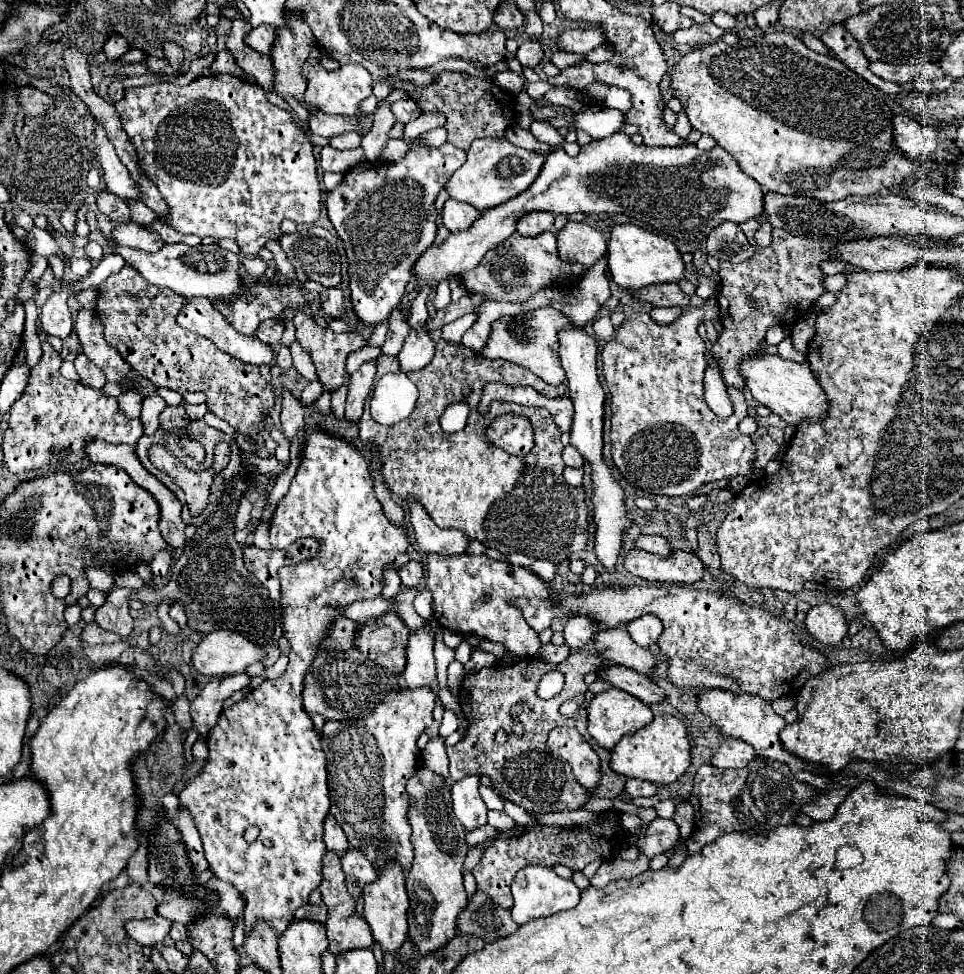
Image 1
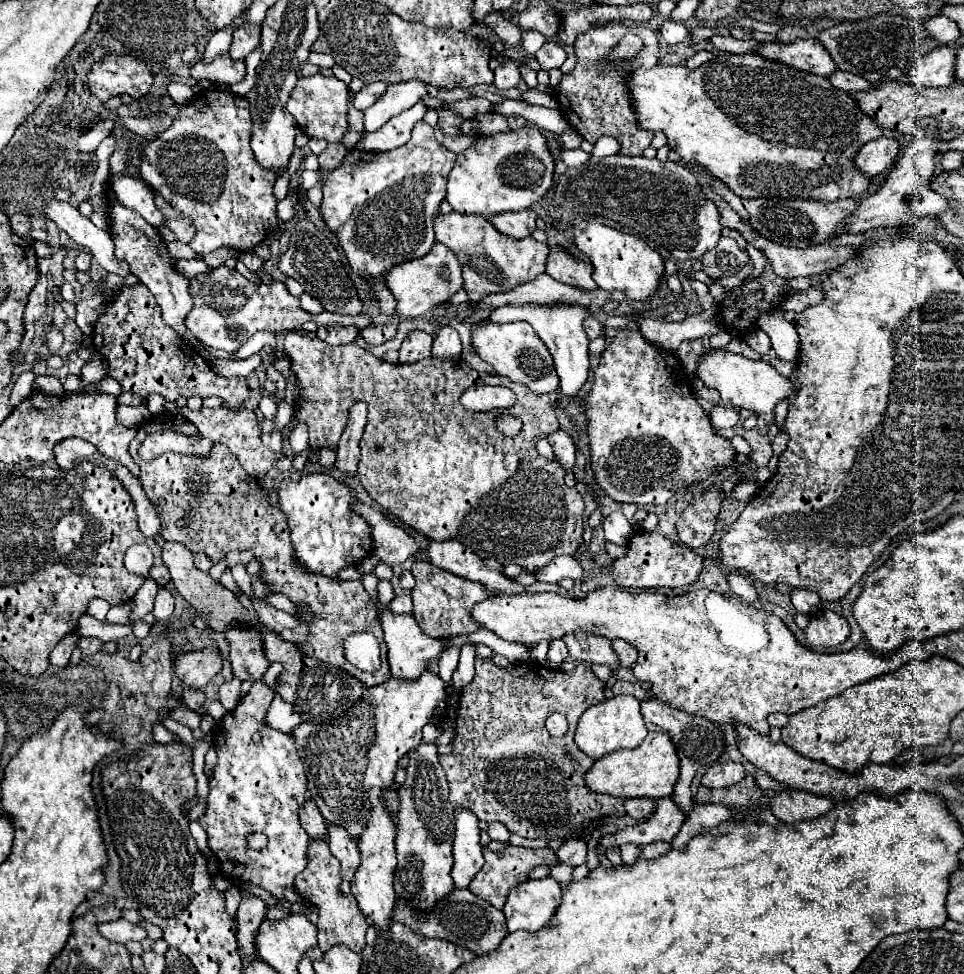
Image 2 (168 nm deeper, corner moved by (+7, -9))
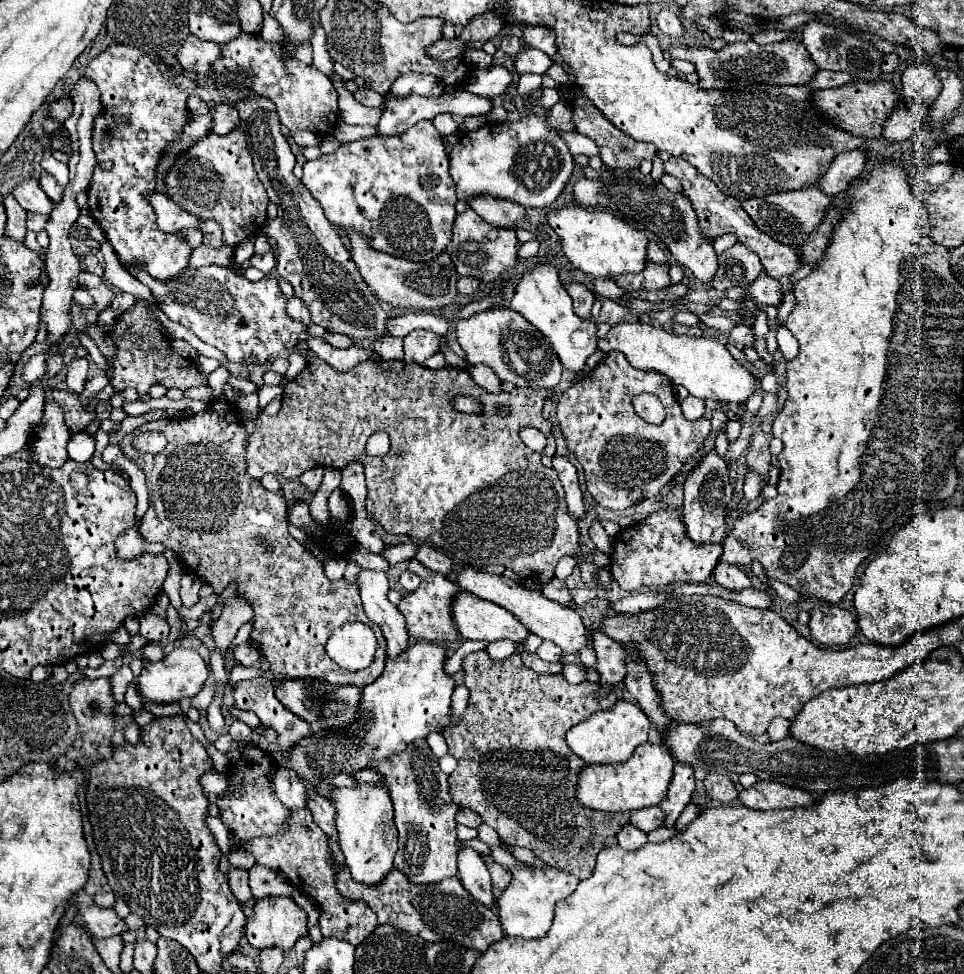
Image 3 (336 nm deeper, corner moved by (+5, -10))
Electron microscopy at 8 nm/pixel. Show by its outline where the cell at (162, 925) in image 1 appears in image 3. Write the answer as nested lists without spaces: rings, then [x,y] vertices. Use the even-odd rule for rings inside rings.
[[[78,904],[78,912],[84,924],[88,926],[88,930],[98,938],[110,938],[128,930],[124,920],[118,918],[112,908],[100,908],[96,904],[90,904],[90,906]]]

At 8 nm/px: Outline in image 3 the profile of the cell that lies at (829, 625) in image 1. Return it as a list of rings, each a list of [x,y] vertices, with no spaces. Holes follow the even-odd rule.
[[[818,606],[810,610],[808,626],[812,638],[824,646],[844,646],[858,630],[854,614],[838,606]]]

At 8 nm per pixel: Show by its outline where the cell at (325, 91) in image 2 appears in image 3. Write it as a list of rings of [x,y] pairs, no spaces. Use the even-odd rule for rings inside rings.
[[[242,34],[220,46],[222,46],[222,60],[214,62],[214,88],[220,92],[224,104],[234,106],[238,100],[244,100],[250,96],[266,96],[268,100],[276,104],[278,118],[288,130],[310,130],[318,134],[330,134],[338,118],[338,94],[332,82],[322,72],[318,72],[314,66],[306,66],[298,62],[296,58],[280,60],[280,44],[264,42],[264,38],[260,36]]]

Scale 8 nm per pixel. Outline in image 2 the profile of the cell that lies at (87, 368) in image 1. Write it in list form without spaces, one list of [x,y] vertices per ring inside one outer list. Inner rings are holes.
[[[100,355],[94,357],[92,363],[86,363],[80,371],[80,381],[86,385],[86,387],[96,387],[104,377],[106,377],[106,365],[104,365],[104,359]]]

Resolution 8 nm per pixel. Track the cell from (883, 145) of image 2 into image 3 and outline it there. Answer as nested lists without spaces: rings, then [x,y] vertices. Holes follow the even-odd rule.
[[[858,148],[852,152],[842,152],[842,154],[834,156],[828,170],[814,186],[820,188],[828,196],[840,194],[850,186],[852,180],[856,180],[864,174],[864,166],[866,166],[866,152],[864,150]]]

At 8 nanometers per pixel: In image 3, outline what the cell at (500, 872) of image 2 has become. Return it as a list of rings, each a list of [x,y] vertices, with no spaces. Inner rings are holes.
[[[484,856],[484,862],[486,862],[486,866],[488,866],[488,870],[490,870],[490,876],[492,876],[492,886],[494,886],[494,896],[498,898],[500,894],[502,894],[502,890],[510,884],[510,872],[506,872],[500,864],[496,864],[494,860],[492,860],[492,856]]]

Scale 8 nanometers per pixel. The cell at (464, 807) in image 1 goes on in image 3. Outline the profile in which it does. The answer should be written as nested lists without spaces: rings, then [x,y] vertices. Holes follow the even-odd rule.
[[[462,848],[458,852],[458,878],[462,880],[462,886],[470,892],[470,896],[474,896],[474,900],[492,908],[494,892],[490,872],[476,850]]]

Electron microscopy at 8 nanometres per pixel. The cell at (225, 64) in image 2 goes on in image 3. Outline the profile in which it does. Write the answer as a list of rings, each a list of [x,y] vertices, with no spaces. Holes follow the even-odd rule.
[[[188,36],[182,46],[178,48],[178,52],[174,54],[178,64],[184,68],[184,70],[192,70],[196,72],[198,76],[206,76],[210,80],[214,80],[214,74],[212,74],[212,68],[210,64],[220,58],[220,48],[218,44],[214,42],[204,42],[196,36]]]

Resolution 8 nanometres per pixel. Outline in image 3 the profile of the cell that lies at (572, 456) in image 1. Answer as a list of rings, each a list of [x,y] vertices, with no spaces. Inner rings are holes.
[[[590,526],[590,538],[596,544],[596,548],[604,554],[612,554],[612,538],[604,532],[602,526]]]

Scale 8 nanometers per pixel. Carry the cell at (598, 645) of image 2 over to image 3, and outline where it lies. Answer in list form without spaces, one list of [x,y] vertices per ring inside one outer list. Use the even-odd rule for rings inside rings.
[[[464,568],[458,572],[458,586],[462,590],[476,594],[482,600],[488,600],[488,602],[494,602],[494,604],[506,608],[508,612],[512,612],[512,616],[516,616],[516,620],[520,620],[526,628],[530,628],[532,634],[540,636],[542,640],[552,640],[564,652],[578,652],[588,640],[588,636],[586,636],[588,628],[584,626],[584,622],[576,610],[566,608],[558,602],[552,602],[540,592],[530,592],[528,588],[524,588],[524,586],[504,578],[504,576],[486,574],[486,572],[480,572],[476,568]]]

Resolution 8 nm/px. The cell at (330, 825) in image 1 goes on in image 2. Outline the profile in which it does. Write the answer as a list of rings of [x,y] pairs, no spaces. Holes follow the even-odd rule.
[[[306,801],[300,807],[300,823],[306,829],[310,839],[324,839],[326,823],[324,823],[324,817],[320,815],[320,811],[318,811],[314,801]]]

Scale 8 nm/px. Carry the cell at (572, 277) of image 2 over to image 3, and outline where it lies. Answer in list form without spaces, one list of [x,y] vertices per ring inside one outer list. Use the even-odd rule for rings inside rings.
[[[570,282],[564,286],[568,290],[568,294],[572,296],[574,300],[574,312],[578,316],[582,316],[584,320],[590,320],[590,312],[592,312],[592,304],[594,304],[594,294],[584,286],[584,284],[578,284],[578,282]]]

